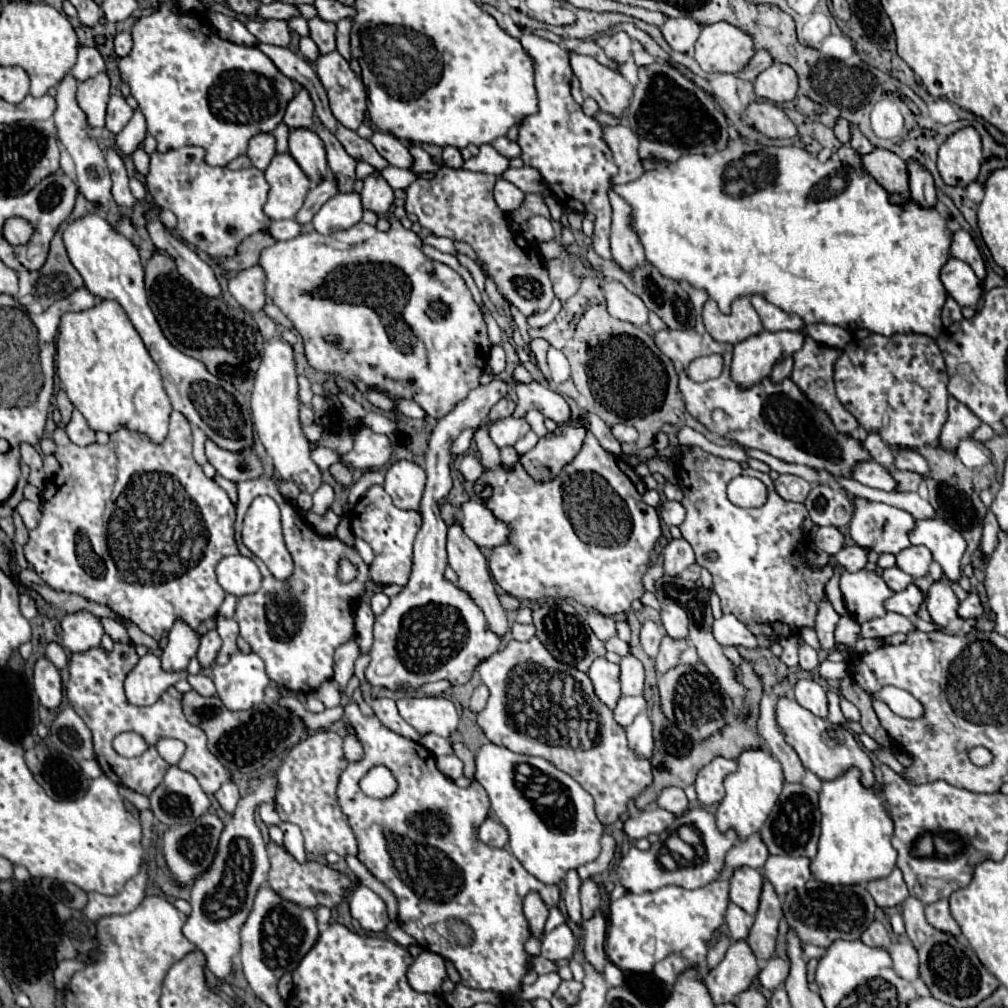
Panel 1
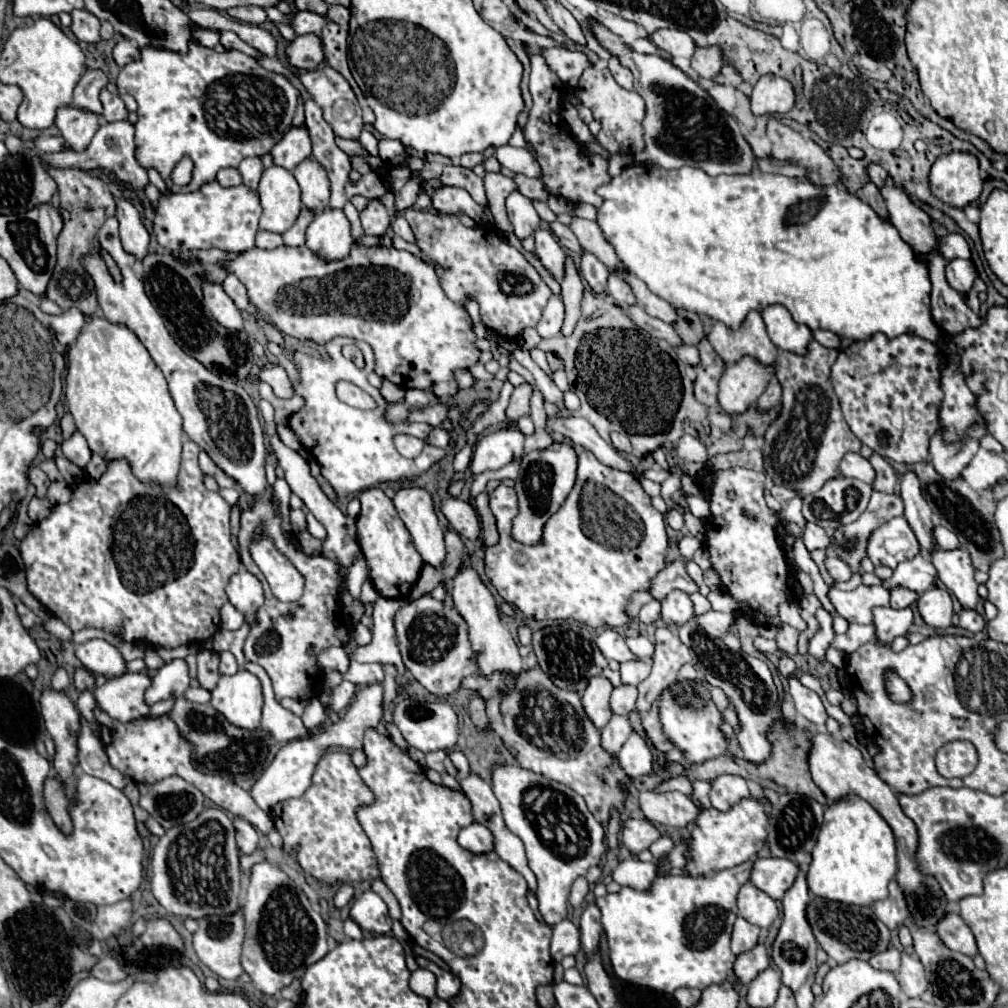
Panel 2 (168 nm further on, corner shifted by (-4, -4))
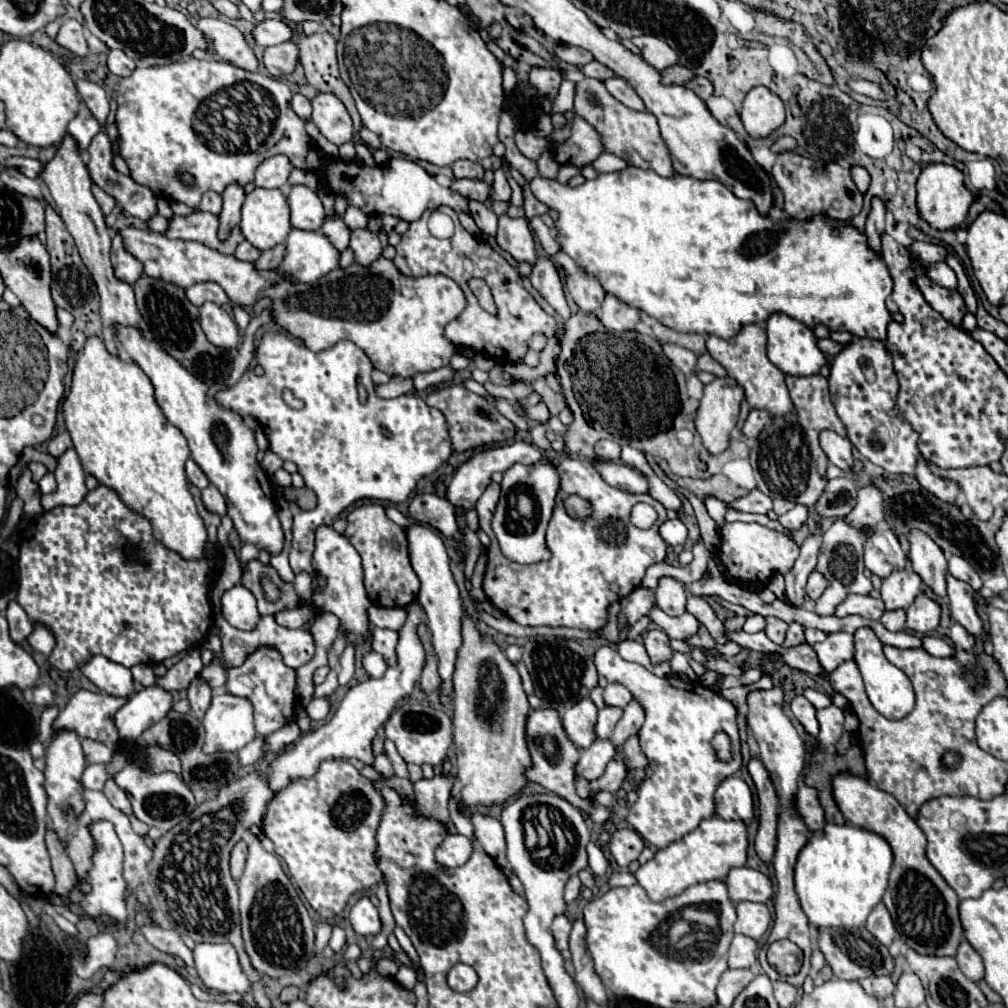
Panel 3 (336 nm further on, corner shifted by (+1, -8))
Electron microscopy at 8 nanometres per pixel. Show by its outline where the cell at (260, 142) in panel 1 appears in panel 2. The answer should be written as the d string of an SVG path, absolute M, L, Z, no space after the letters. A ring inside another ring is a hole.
M244 158L238 166L238 172L242 176L242 184L250 190L256 190L258 188L258 178L262 176L260 158Z

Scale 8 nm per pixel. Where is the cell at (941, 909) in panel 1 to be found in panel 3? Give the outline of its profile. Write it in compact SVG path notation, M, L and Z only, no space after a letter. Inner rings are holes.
M963 940L961 946L957 948L955 960L957 960L961 972L963 972L969 980L979 982L979 980L983 978L983 960L981 960L981 956L973 950L973 946L971 946L967 940Z

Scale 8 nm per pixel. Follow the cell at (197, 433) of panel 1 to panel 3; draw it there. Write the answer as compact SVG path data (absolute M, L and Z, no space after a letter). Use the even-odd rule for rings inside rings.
M213 484L207 486L205 490L201 490L201 498L203 498L203 504L205 504L211 512L215 512L215 514L219 514L219 516L225 516L225 512L227 512L225 500L221 498L221 492L219 492Z

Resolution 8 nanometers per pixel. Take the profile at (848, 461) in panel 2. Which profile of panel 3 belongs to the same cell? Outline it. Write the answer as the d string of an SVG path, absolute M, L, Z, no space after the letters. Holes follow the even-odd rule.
M825 430L825 432L821 432L819 442L831 464L839 466L841 470L849 470L853 466L853 454L851 454L853 446L847 438L841 438L839 434Z

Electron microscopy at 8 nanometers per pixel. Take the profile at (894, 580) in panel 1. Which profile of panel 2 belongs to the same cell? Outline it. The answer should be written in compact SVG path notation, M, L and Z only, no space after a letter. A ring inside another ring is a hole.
M902 588L892 590L890 596L892 596L890 598L892 608L910 608L918 600L918 594L914 594L912 590L902 590Z

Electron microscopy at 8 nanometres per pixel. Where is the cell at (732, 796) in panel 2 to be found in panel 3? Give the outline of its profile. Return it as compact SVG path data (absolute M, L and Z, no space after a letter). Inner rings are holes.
M729 776L717 786L715 814L723 820L749 822L753 818L753 796L741 778Z

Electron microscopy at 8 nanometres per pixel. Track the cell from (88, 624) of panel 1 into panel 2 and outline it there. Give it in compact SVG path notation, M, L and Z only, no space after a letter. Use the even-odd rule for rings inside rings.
M88 640L76 646L76 656L92 674L106 676L108 680L118 678L126 672L126 660L118 648L106 640Z

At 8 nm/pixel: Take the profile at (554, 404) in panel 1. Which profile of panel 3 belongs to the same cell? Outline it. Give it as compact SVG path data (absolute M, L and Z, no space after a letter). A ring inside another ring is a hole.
M593 460L593 466L597 468L597 472L607 484L619 490L633 492L633 494L643 494L649 490L647 478L631 466L625 466L621 462L601 462L601 460Z

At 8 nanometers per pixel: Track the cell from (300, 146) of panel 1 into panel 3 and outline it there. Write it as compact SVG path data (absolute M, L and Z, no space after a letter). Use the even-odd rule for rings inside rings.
M291 186L289 190L291 224L301 230L319 230L325 220L325 210L319 196L307 186Z

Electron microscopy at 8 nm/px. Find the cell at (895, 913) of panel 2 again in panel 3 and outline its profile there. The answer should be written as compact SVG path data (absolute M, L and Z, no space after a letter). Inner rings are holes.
M879 902L875 906L875 910L869 914L865 928L885 946L889 946L895 938L897 938L897 928L889 916L889 912L885 910L885 904Z

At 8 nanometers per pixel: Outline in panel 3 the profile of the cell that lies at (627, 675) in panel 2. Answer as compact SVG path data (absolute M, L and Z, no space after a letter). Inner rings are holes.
M613 682L605 688L605 704L609 706L619 706L625 708L629 704L629 700L633 698L633 694L629 694L629 690L625 690L625 686L621 686L621 682Z

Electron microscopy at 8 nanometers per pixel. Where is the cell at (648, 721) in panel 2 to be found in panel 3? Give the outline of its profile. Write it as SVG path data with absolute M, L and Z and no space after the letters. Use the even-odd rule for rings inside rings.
M633 734L633 738L629 738L623 746L623 754L617 754L615 758L623 760L629 768L647 768L649 766L649 760L645 758L641 746L639 746L639 738L637 734Z

